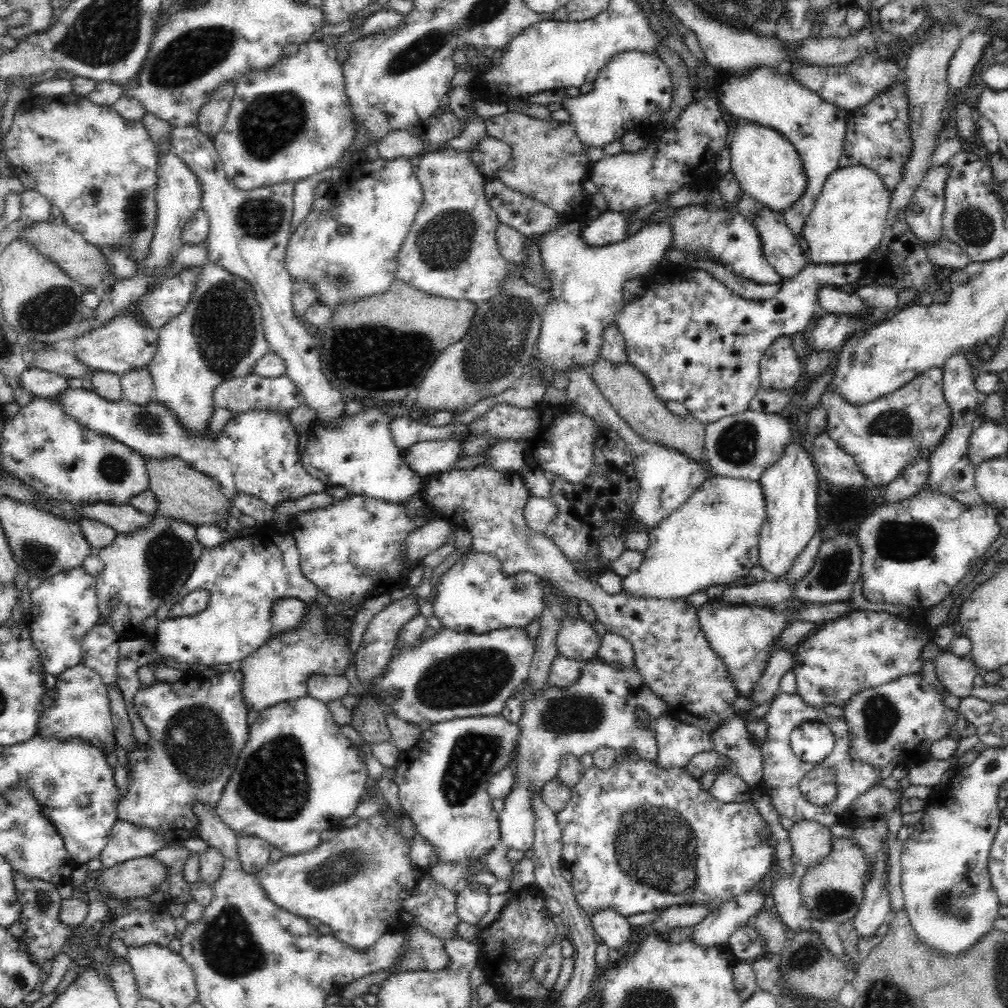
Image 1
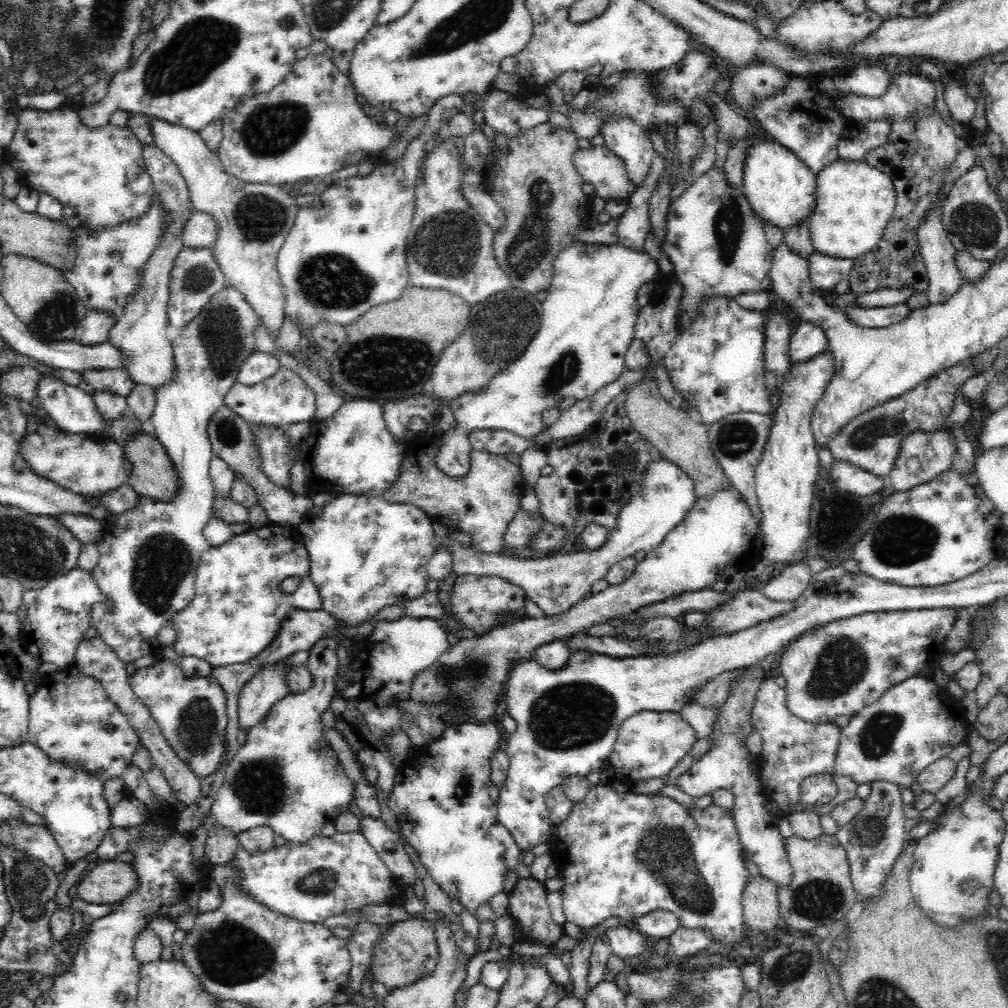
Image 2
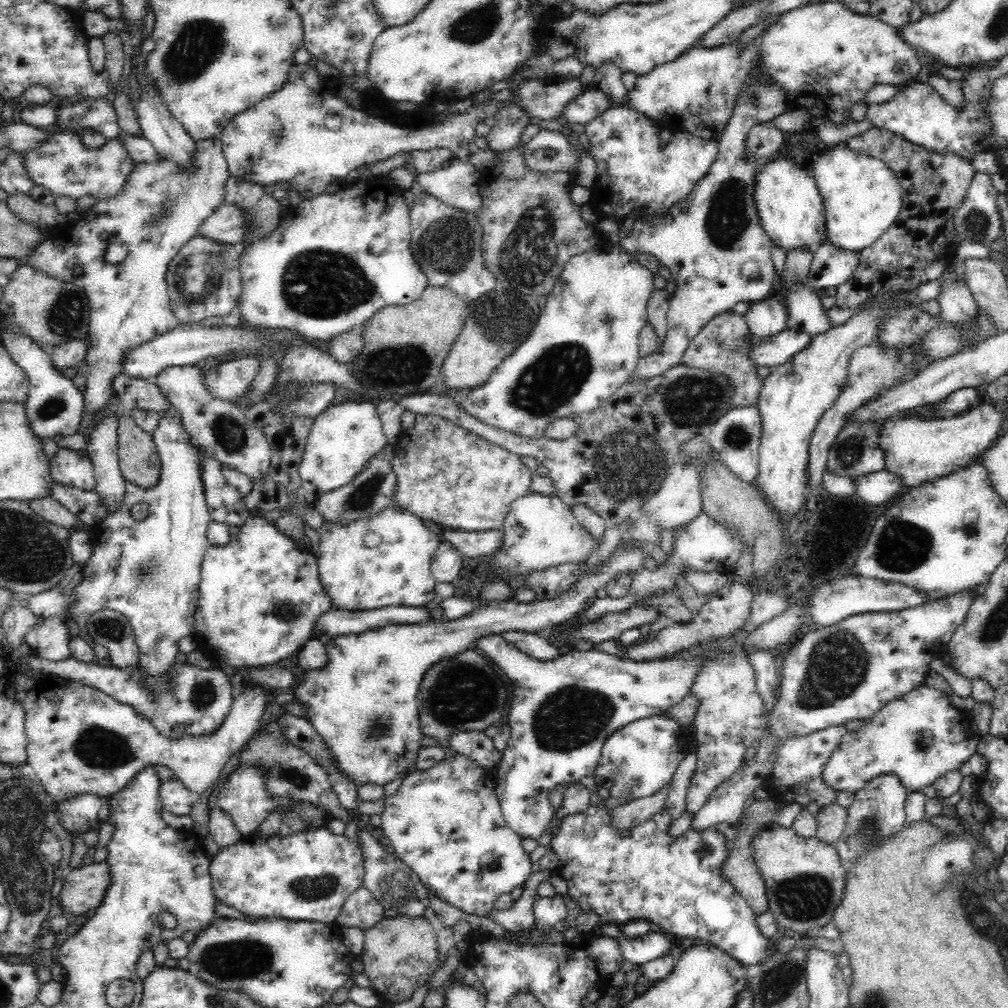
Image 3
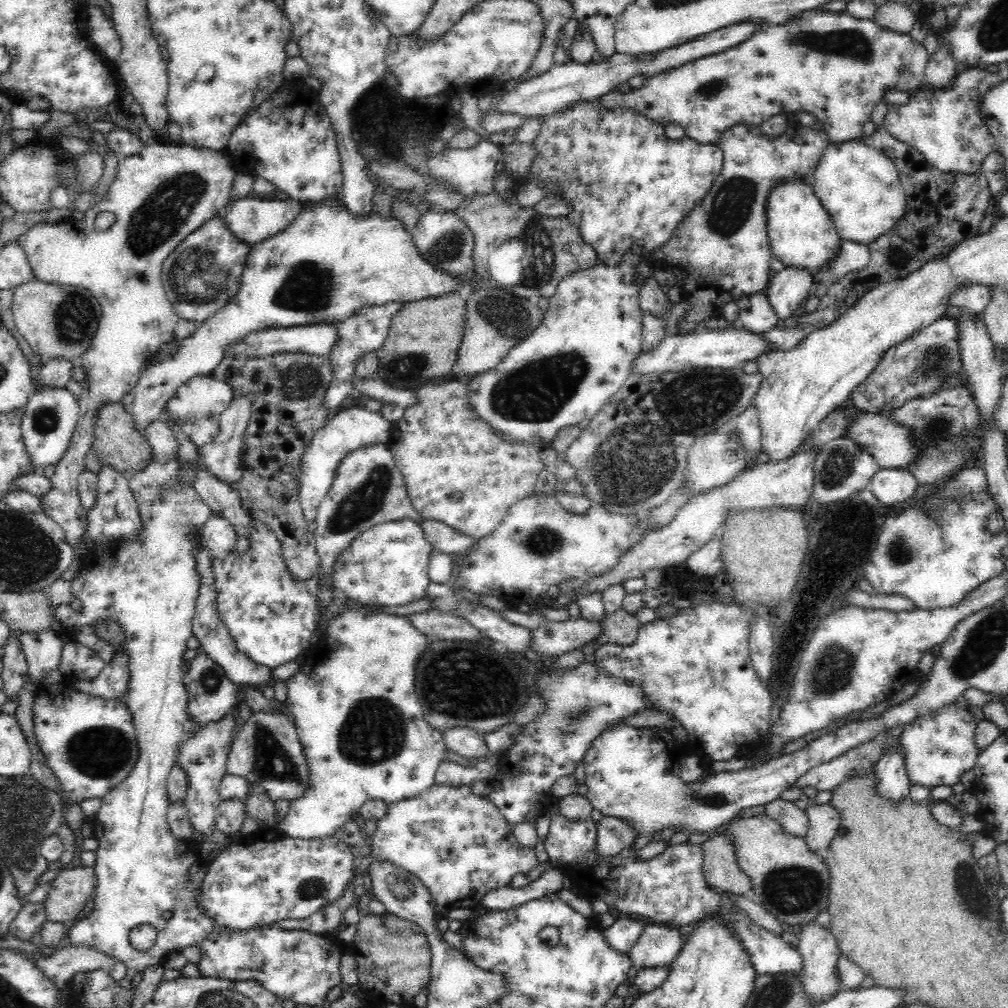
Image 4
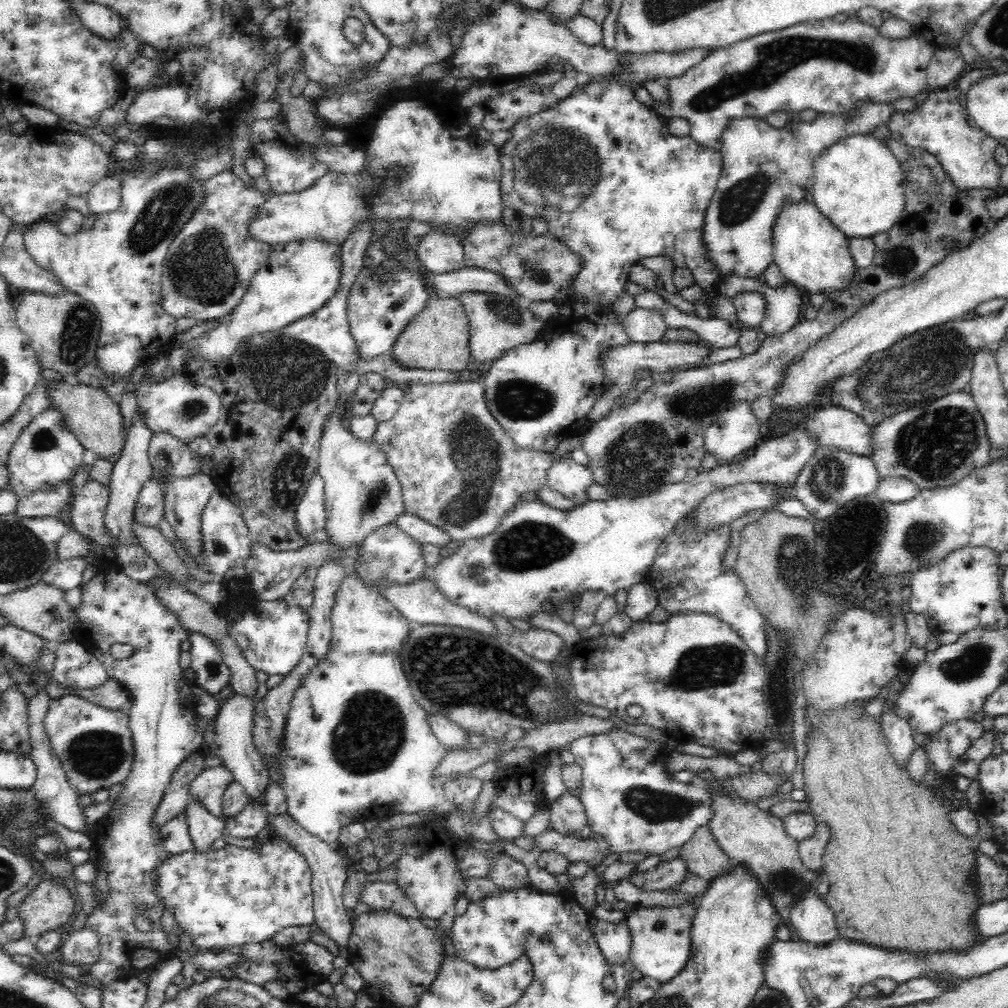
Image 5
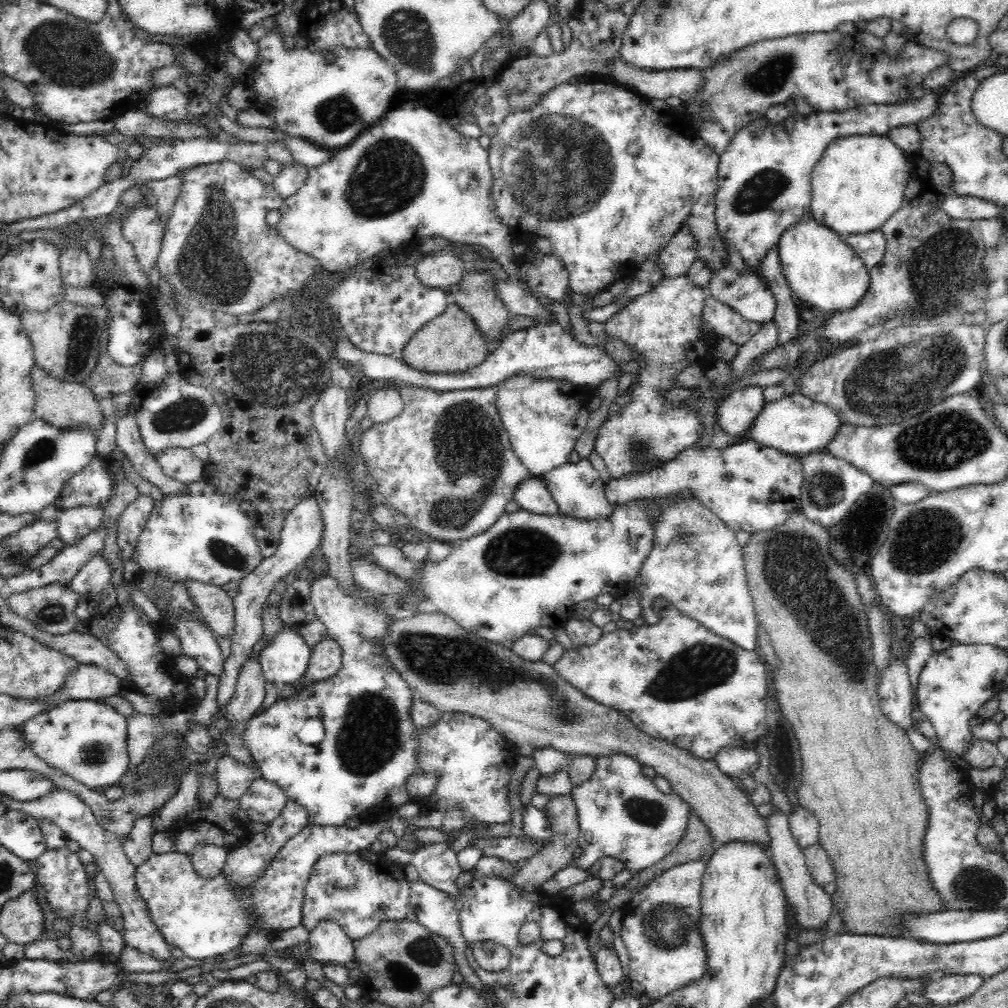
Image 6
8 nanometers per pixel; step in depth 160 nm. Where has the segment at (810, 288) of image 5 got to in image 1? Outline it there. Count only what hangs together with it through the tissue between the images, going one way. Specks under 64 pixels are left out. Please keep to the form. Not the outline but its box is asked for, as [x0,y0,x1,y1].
[729,121,807,213]

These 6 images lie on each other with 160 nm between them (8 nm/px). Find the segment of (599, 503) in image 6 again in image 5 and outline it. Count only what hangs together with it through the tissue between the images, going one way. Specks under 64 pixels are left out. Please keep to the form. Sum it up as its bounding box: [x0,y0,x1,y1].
[546,457,595,507]

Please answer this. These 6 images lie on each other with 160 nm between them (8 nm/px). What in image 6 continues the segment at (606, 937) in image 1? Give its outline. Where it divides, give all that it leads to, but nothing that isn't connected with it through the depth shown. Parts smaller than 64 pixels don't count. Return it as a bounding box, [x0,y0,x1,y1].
[619,859,707,998]

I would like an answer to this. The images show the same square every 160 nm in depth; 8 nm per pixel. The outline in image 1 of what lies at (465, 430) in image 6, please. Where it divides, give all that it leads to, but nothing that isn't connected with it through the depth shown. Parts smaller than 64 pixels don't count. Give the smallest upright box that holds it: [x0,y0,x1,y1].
[419,464,738,732]

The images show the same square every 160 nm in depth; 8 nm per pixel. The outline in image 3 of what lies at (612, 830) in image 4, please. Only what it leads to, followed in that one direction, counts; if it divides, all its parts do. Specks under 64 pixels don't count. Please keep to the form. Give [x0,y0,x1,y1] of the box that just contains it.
[610,788,669,832]

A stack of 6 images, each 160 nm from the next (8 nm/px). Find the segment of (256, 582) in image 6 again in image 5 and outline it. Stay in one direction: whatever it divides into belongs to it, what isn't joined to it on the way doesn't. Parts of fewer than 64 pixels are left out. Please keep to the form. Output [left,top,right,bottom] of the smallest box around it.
[295,470,328,542]

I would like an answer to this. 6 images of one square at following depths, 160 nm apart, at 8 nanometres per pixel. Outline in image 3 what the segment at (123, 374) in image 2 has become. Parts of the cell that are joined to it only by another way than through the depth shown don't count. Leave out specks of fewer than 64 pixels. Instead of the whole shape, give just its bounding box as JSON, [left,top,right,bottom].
[113,374,171,413]

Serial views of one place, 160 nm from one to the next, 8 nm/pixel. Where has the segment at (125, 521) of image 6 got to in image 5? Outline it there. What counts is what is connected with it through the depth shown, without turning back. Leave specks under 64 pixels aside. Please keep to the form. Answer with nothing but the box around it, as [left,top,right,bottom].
[133,479,164,528]

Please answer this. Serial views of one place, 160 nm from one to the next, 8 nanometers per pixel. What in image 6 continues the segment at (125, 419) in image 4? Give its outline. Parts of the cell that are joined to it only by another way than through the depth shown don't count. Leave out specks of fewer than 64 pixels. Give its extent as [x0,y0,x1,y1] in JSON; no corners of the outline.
[30,365,104,432]

